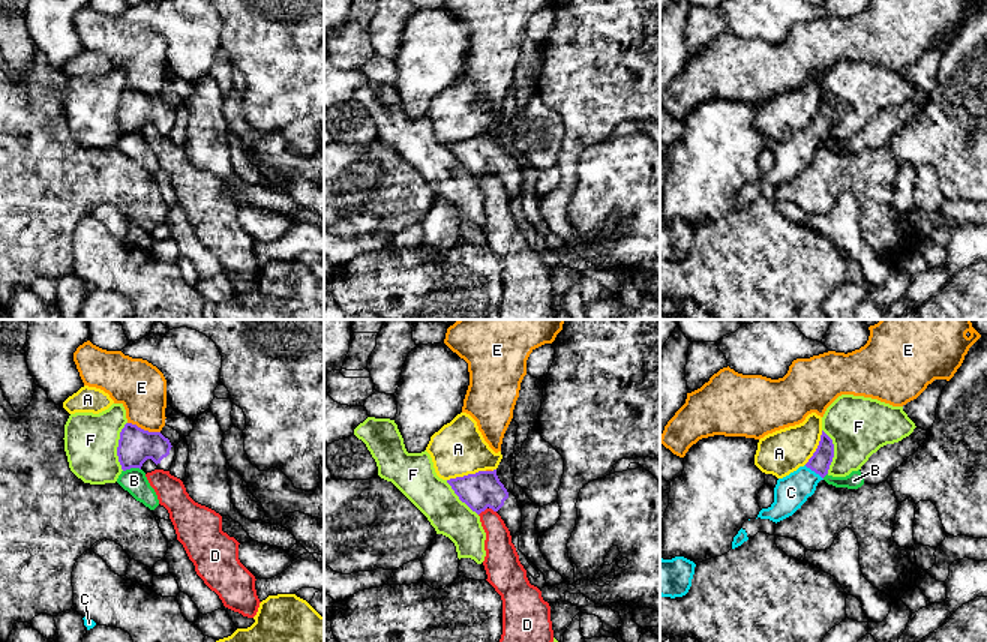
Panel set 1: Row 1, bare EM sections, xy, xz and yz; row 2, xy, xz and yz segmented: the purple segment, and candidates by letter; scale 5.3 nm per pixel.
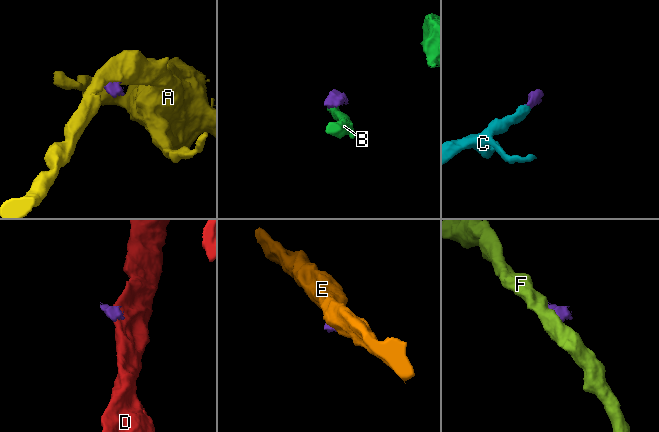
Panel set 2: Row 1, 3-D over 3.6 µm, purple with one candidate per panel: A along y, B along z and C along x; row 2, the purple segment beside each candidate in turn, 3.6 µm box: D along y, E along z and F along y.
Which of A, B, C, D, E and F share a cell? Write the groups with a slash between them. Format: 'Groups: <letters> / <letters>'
Groups: A / B / C / D / E / F

